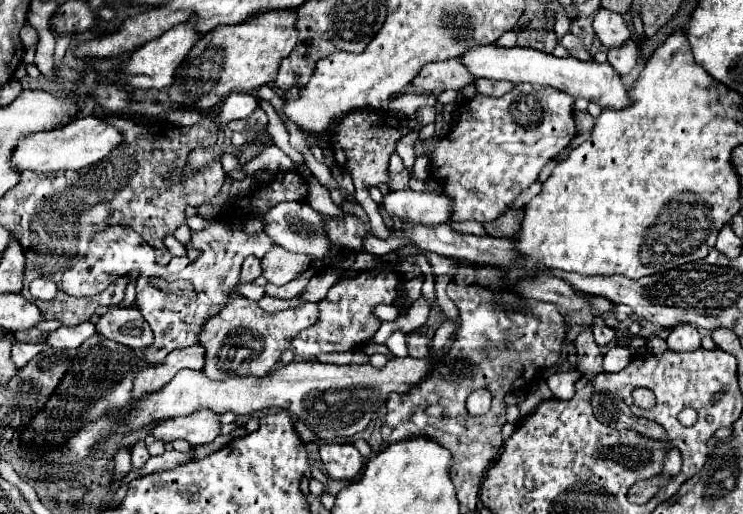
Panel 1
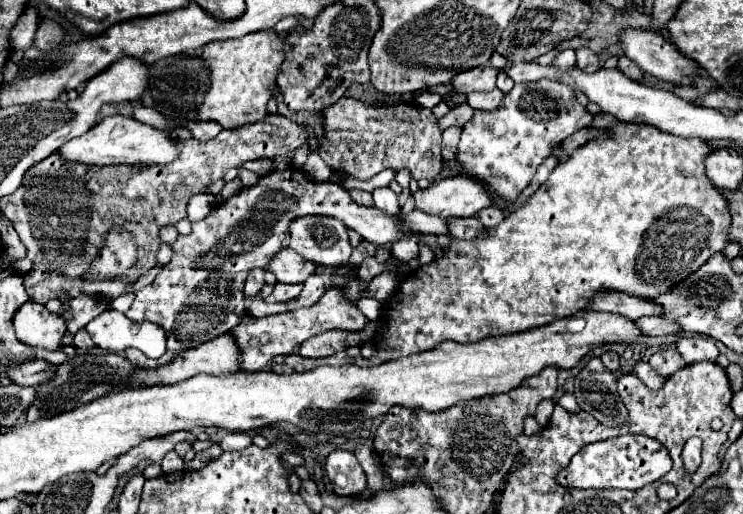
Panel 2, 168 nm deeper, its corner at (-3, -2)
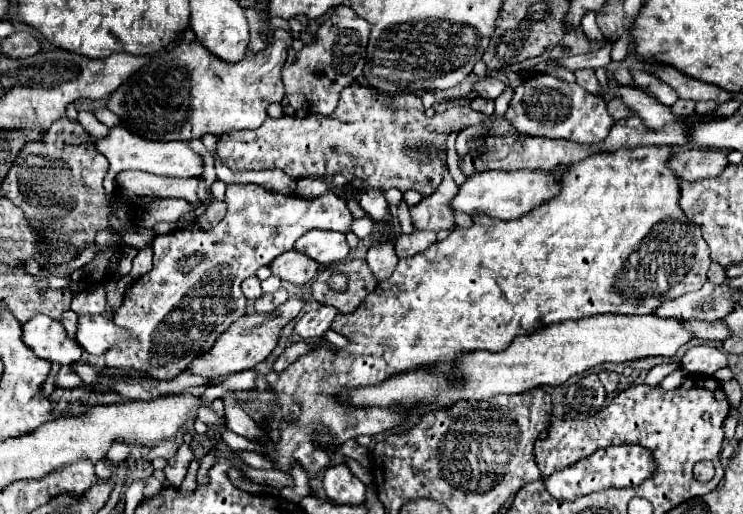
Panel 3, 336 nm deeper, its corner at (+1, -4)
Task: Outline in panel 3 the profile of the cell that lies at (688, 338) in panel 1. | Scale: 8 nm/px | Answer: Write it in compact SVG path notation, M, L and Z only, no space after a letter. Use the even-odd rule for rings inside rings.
M697 345L697 347L691 347L683 355L681 365L691 375L697 373L697 375L711 377L717 369L727 365L727 355L719 349L713 349L713 347L707 347L707 345Z

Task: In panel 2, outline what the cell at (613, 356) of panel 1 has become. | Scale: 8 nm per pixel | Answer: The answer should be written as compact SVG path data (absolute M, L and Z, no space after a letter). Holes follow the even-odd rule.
M639 361L639 363L635 365L635 375L637 375L649 389L653 389L653 391L661 389L661 383L665 383L665 377L661 377L659 373L655 373L655 371L651 369L651 365L645 363L645 361Z

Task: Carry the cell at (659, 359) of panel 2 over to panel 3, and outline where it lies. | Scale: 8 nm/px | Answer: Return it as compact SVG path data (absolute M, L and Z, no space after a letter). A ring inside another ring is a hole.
M671 361L671 363L661 363L661 365L655 365L655 367L647 373L645 383L647 383L647 385L657 385L663 377L667 377L669 373L673 373L673 371L677 371L677 369L681 369L679 361Z

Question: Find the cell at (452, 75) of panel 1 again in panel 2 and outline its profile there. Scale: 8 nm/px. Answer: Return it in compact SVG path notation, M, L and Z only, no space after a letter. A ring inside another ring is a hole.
M475 67L469 71L461 71L453 77L453 87L459 93L471 93L471 91L493 91L497 69L493 67Z

